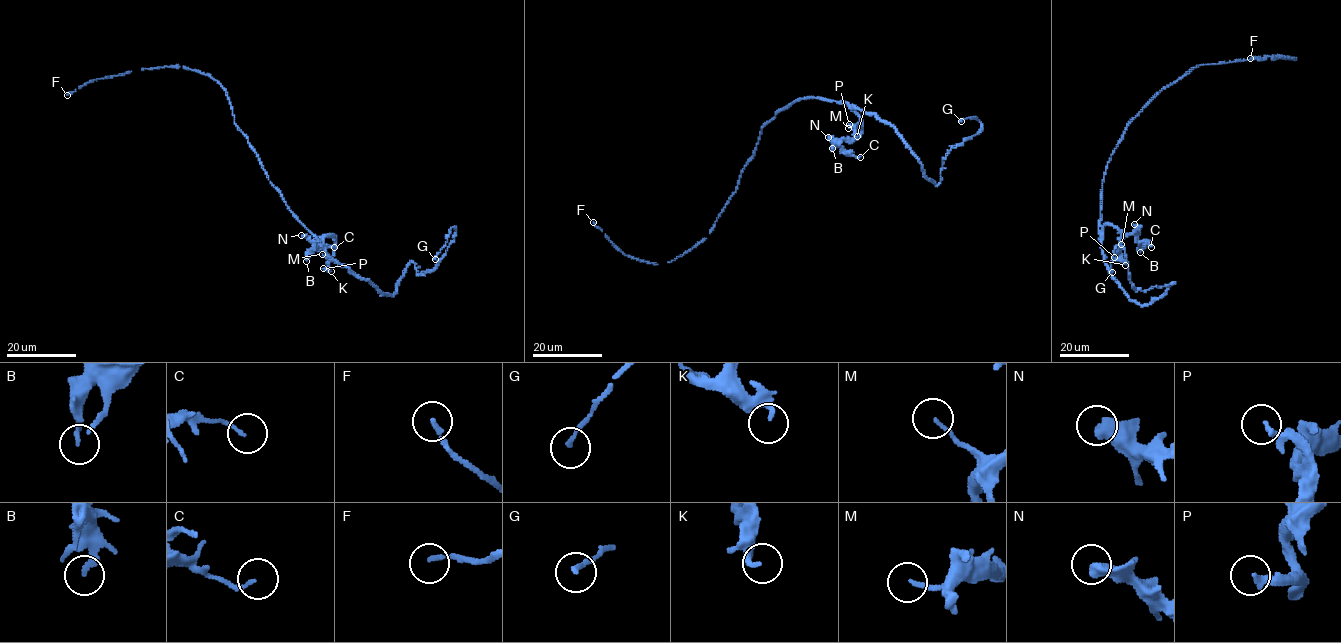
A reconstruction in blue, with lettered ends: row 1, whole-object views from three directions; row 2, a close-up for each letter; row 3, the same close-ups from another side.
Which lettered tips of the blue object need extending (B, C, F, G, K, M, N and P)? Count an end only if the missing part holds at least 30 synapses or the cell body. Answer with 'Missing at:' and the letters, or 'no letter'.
Missing at: N

